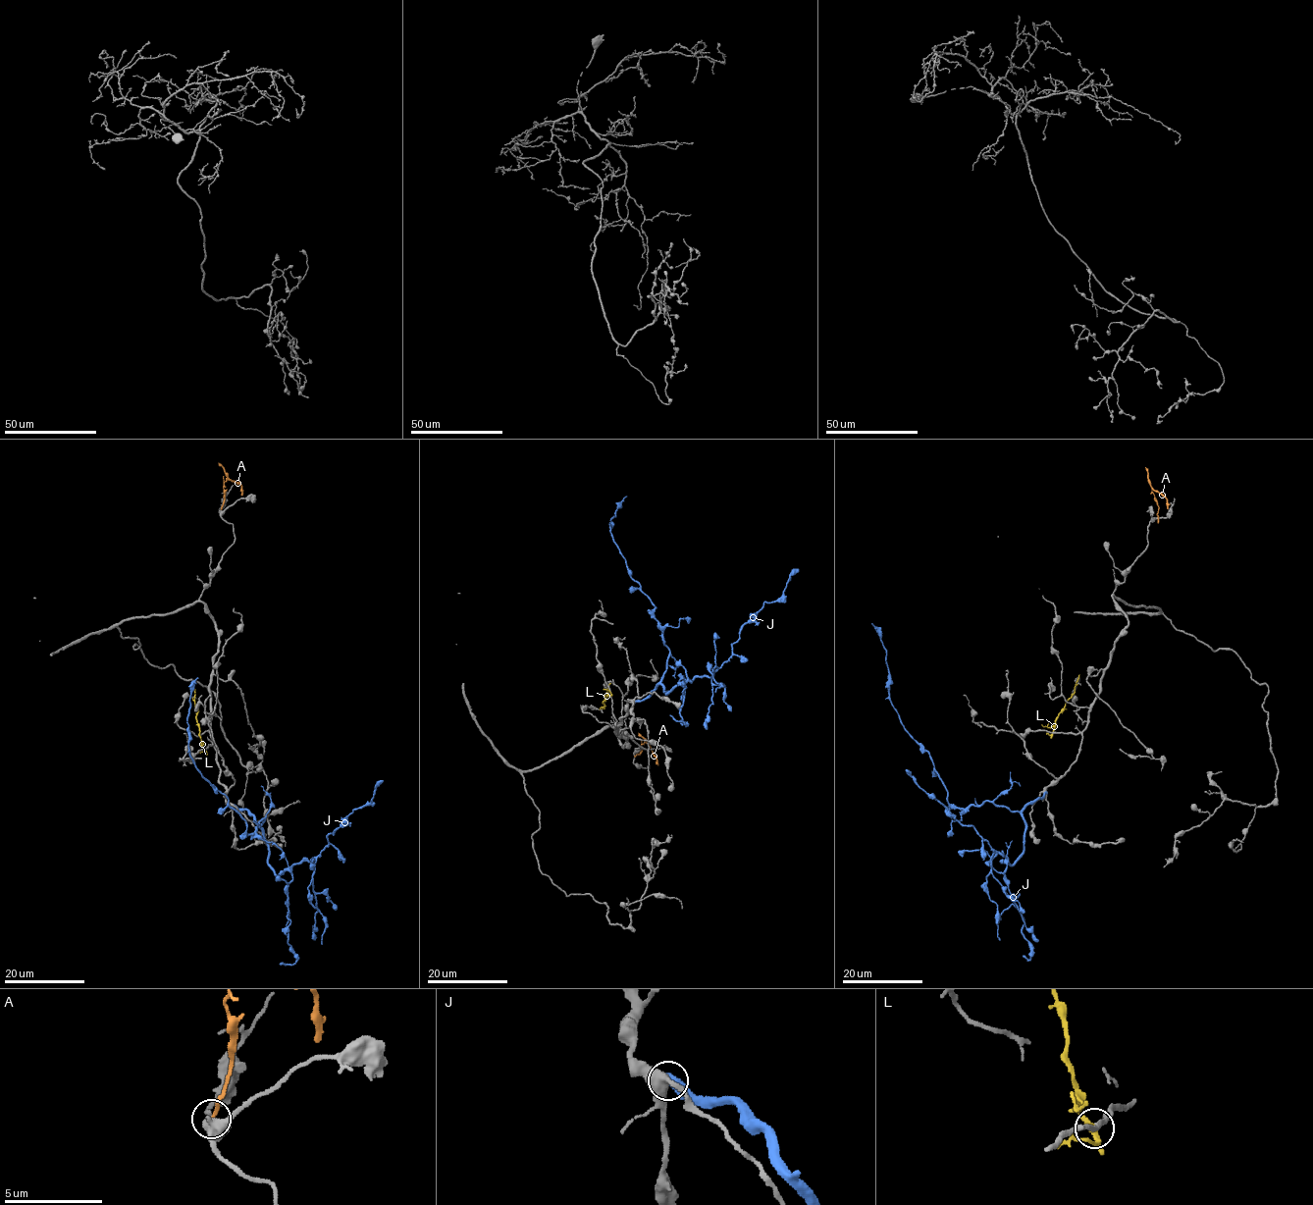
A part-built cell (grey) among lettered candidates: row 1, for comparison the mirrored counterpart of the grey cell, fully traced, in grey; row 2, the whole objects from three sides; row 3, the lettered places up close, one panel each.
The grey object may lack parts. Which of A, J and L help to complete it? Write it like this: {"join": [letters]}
{"join": []}

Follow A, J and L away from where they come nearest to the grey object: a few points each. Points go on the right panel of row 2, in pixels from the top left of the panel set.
A: (1158, 518), (1158, 504), (1151, 487), (1164, 497), (1168, 508)
J: (1045, 793), (1020, 812), (985, 801), (965, 809), (949, 803), (933, 761), (892, 704), (886, 649), (871, 623)
L: (1053, 732), (1058, 713), (1075, 692), (1079, 674)

